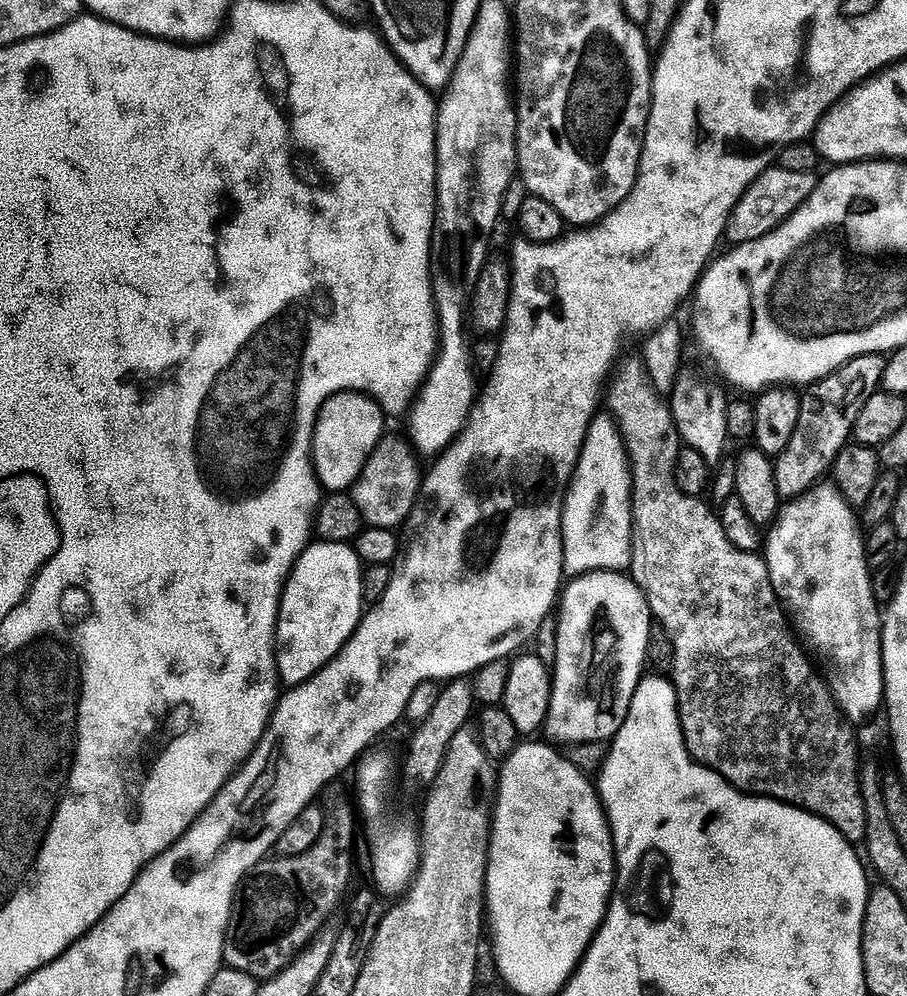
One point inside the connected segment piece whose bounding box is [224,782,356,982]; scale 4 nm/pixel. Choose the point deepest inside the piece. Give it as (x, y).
(278, 911)

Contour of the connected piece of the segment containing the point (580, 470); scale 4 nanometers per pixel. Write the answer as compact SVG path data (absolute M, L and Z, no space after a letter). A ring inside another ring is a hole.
M598 414L584 439L584 449L572 483L564 498L564 575L586 576L589 572L624 572L632 567L632 472L624 437L615 419Z

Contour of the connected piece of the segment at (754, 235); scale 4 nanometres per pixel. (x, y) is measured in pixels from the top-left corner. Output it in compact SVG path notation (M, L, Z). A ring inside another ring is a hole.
M773 166L763 172L746 190L746 194L734 206L728 219L726 240L729 245L754 242L766 234L770 234L782 221L794 215L810 198L818 183L817 173L795 172L792 168Z

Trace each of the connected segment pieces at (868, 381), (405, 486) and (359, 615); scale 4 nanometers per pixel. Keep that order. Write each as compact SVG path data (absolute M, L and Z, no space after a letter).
M880 354L859 356L831 376L807 385L800 397L794 438L790 438L790 444L774 460L774 482L782 498L795 498L808 492L833 471L835 460L853 439L862 406L881 387L885 363L885 357Z
M390 432L380 440L352 487L353 500L365 525L395 531L407 523L423 484L424 474L417 459L413 445L405 437Z
M312 542L296 559L280 595L280 617L276 620L276 671L285 685L306 683L356 632L366 611L363 570L351 543Z

